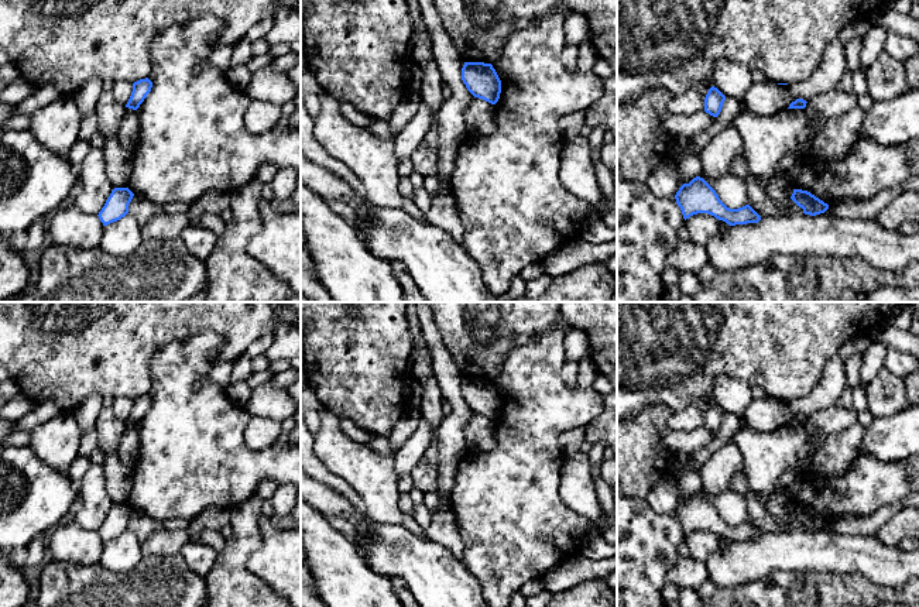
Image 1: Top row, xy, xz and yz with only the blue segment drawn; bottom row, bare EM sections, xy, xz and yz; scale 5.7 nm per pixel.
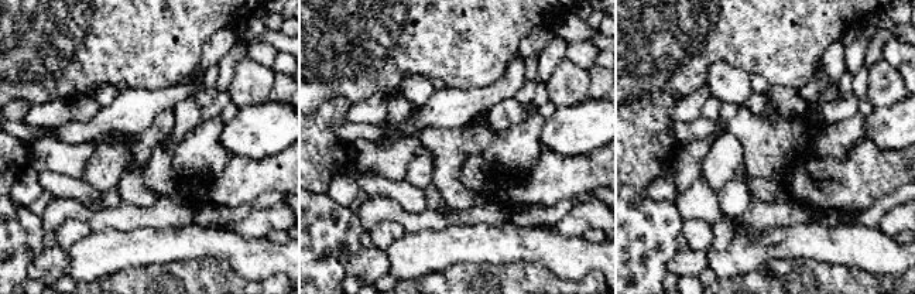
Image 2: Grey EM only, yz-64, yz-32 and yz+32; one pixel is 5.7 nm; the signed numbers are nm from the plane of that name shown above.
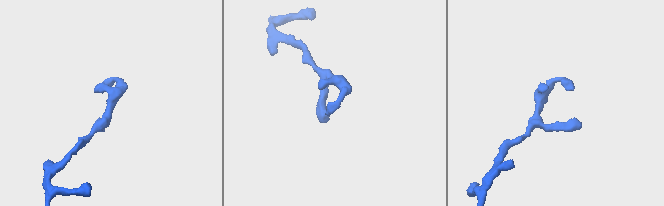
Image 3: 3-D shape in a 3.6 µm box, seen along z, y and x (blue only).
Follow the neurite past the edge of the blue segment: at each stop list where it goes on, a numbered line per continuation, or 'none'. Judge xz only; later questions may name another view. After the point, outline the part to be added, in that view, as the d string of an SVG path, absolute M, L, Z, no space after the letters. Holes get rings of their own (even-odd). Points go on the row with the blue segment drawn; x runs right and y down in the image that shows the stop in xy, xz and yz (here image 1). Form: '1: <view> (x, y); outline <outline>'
none

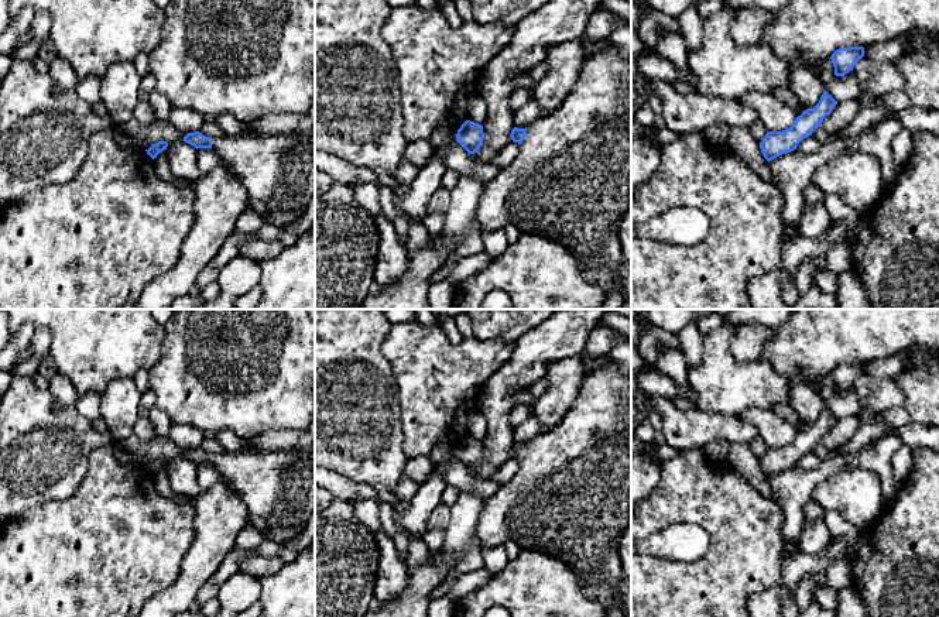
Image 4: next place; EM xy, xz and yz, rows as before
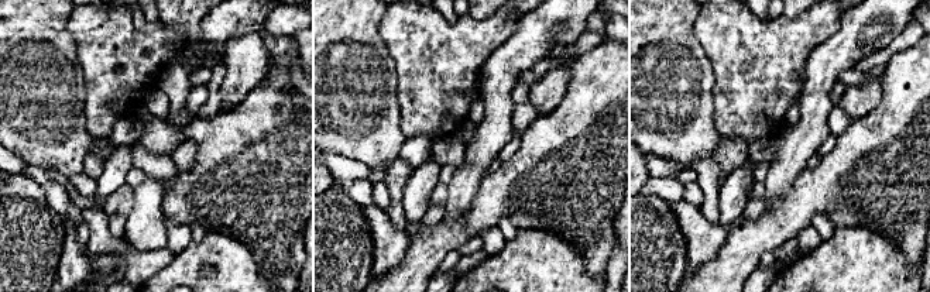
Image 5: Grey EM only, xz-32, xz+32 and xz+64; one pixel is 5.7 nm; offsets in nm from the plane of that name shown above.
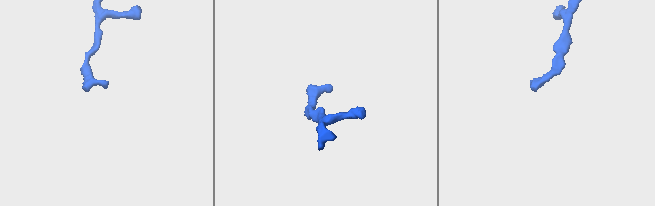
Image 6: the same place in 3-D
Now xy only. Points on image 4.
1: xy (278, 171); outline M241 134L212 138L212 148L220 164L239 178L247 191L247 203L264 220L287 227L298 220L315 195L315 136L291 134Z

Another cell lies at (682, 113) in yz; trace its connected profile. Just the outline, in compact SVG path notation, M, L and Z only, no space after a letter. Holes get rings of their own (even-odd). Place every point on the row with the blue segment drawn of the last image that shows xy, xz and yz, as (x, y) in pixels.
M637 75L631 78L631 86L650 95L657 95L662 102L662 119L665 128L678 134L690 131L706 131L713 124L724 124L729 127L750 127L760 120L758 112L737 99L724 99L716 96L705 96L699 92L679 93L669 82Z

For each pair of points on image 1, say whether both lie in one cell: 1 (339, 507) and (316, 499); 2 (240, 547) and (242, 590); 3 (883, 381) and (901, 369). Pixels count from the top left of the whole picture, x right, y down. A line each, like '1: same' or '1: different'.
1: same
2: same
3: different

